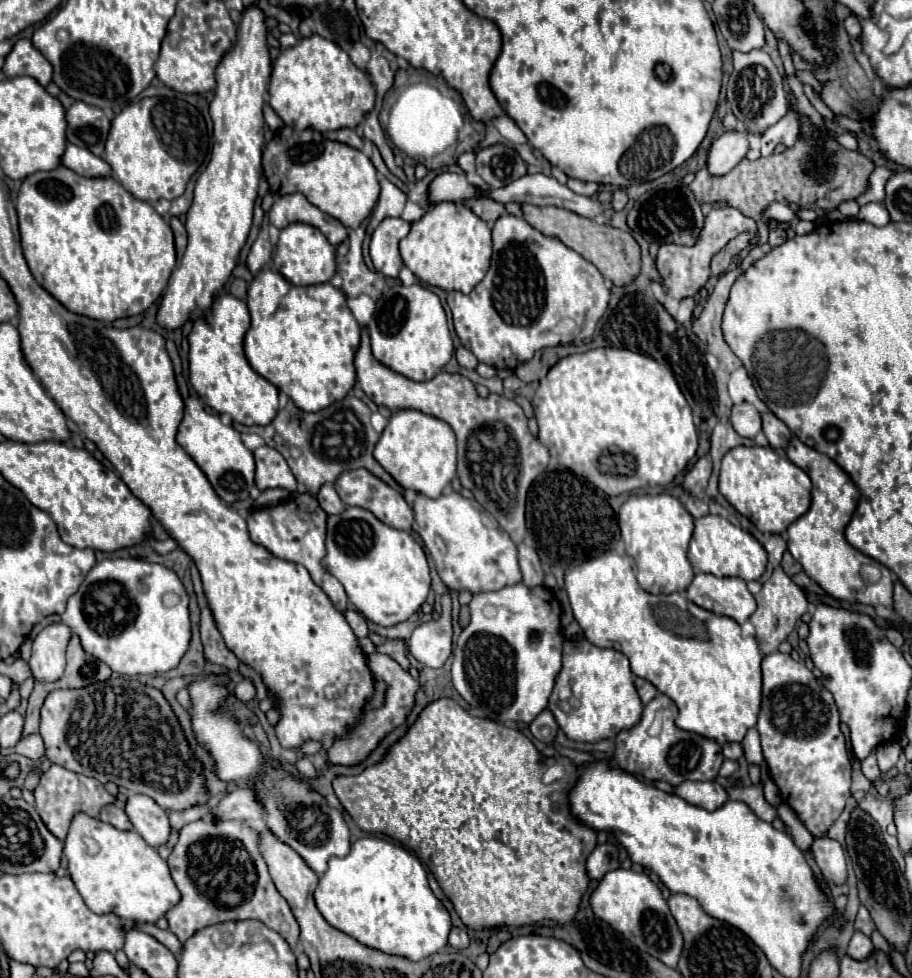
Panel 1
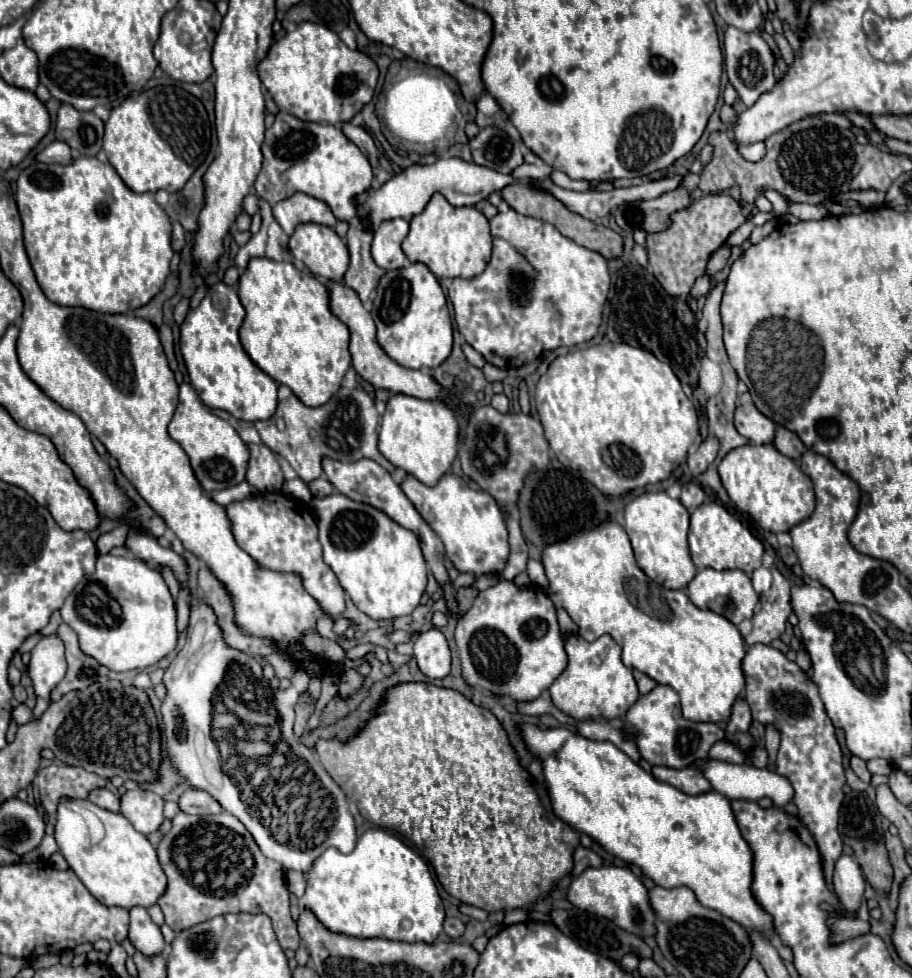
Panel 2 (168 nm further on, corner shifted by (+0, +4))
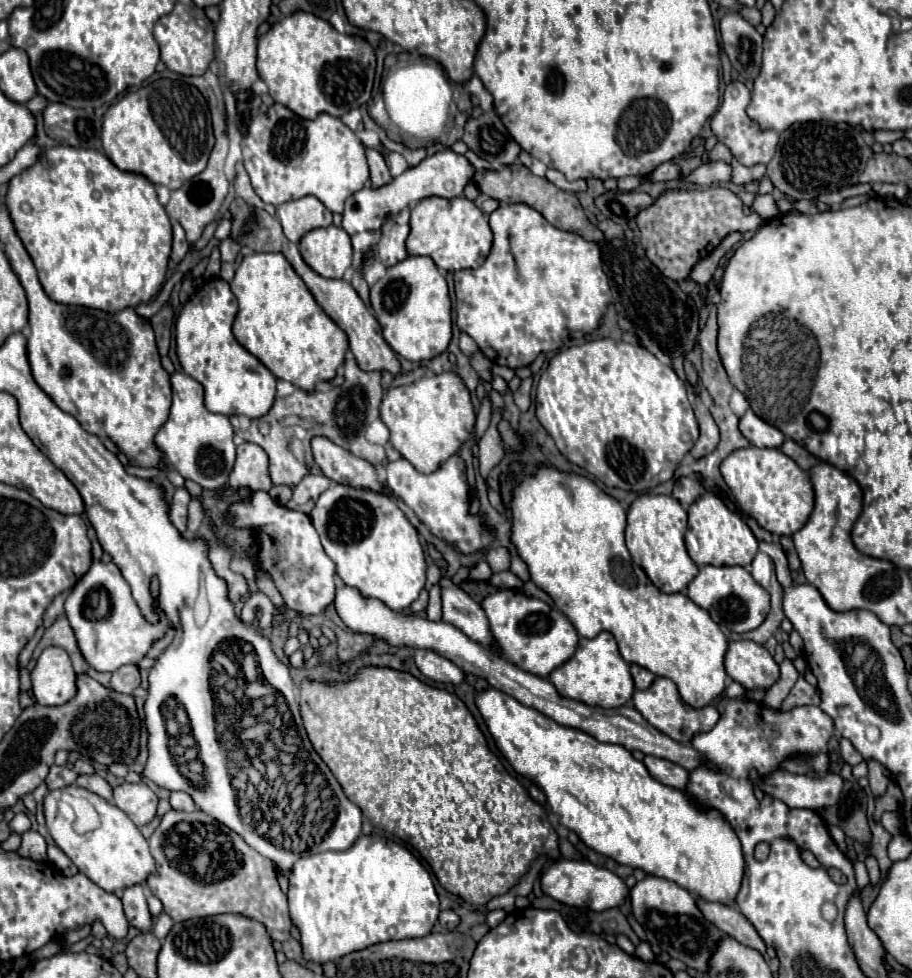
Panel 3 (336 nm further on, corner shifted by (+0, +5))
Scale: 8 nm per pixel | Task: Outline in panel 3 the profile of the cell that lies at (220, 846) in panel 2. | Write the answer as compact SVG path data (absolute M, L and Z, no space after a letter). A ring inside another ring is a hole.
M171 809L149 837L149 847L157 873L149 875L145 885L163 903L173 921L237 913L263 923L273 941L291 937L287 897L277 883L275 865L223 823L203 811L183 813Z

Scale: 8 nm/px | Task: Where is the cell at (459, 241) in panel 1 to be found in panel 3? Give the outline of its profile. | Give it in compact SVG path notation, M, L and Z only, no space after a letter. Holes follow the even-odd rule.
M427 197L411 209L411 233L407 237L409 255L427 255L439 269L459 271L479 267L492 247L489 215L465 197Z

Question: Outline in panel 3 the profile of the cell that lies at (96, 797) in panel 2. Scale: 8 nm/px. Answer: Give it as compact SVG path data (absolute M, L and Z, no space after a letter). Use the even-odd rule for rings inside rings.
M93 773L93 775L89 775L89 777L85 777L85 775L77 777L75 785L85 787L85 789L89 789L89 791L93 791L93 793L101 795L101 797L103 797L103 799L107 799L107 801L111 801L111 799L113 799L113 789L111 789L111 785L109 785L103 777L99 777L97 773Z

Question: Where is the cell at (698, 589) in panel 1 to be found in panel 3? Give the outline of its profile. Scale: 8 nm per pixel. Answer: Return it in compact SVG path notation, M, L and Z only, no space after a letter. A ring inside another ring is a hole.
M705 565L699 569L697 577L689 583L687 595L709 615L713 621L731 633L747 633L757 629L769 613L769 593L751 577L745 567L713 567Z

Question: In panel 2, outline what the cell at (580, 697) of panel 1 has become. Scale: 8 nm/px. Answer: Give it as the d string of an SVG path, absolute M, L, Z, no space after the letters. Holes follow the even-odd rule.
M573 634L565 640L565 652L569 656L569 664L563 674L549 686L553 704L575 720L623 718L633 702L637 702L639 690L631 668L623 664L621 648L613 642L613 638L601 636L595 642L587 642L581 636Z

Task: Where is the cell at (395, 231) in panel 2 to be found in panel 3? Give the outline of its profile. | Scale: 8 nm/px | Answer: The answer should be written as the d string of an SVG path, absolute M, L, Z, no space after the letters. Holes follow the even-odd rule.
M391 223L385 227L377 245L377 257L385 267L391 267L407 257L405 239L409 235L409 223Z

